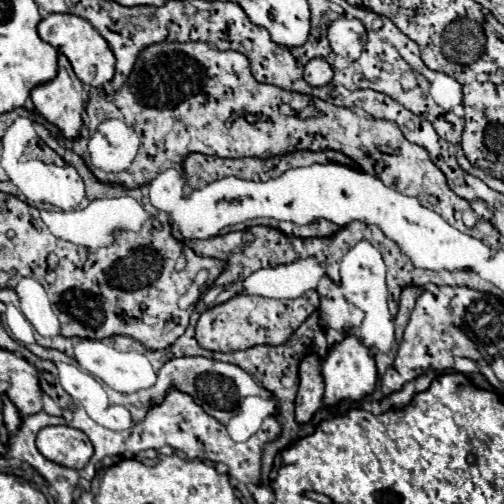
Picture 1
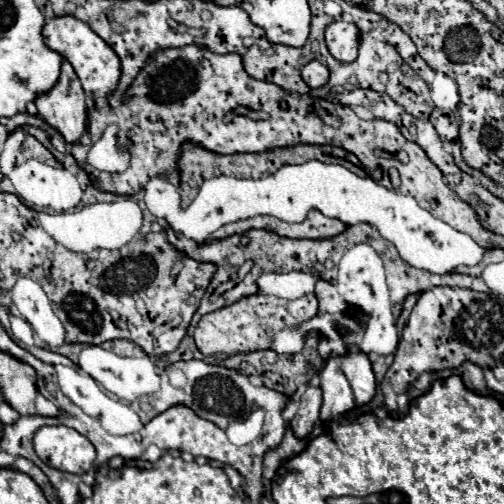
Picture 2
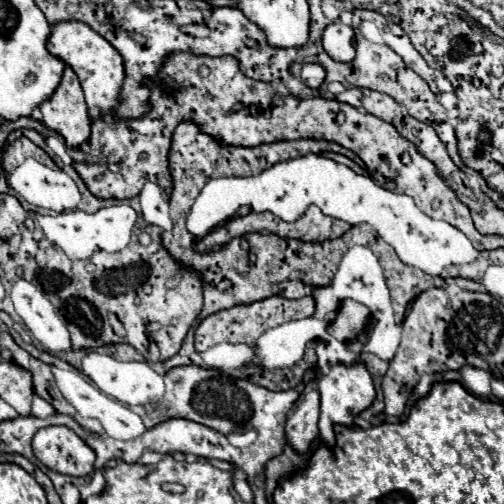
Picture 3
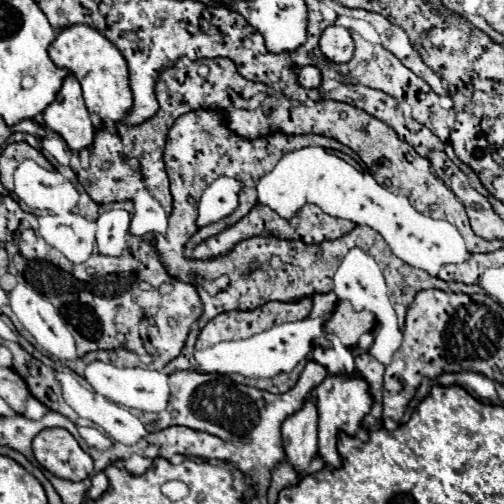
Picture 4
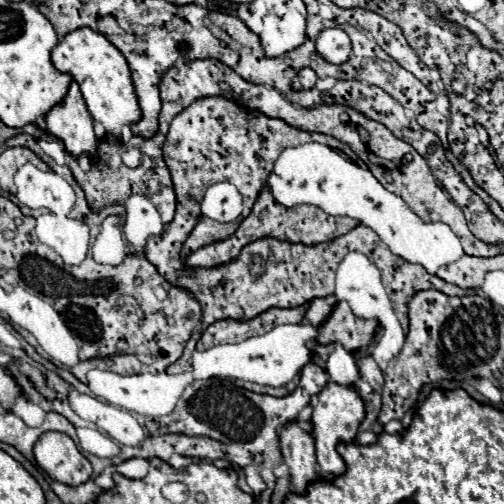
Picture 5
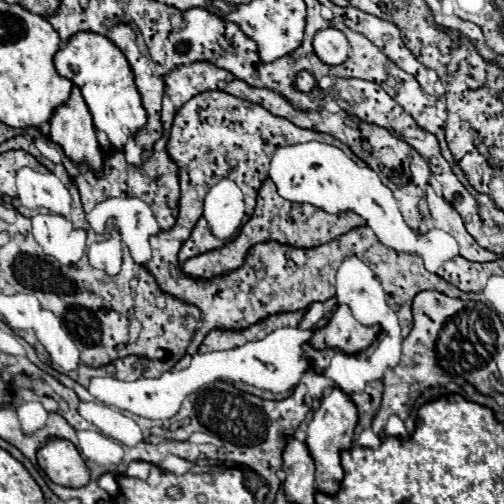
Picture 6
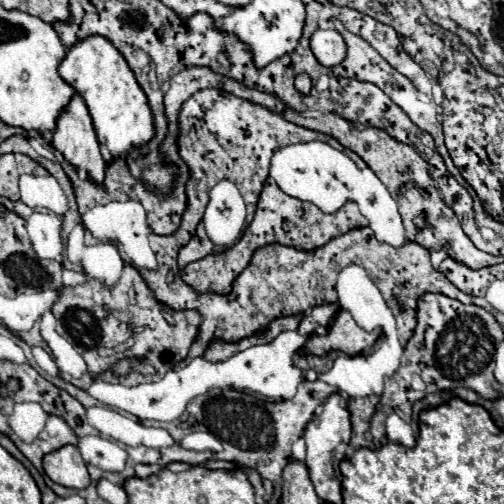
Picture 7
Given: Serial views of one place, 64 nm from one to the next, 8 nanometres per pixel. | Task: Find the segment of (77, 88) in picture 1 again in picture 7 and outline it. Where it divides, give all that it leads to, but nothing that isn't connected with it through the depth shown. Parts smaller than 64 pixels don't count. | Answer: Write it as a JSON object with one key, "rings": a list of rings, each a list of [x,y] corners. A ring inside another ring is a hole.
{"rings":[[[74,94],[68,108],[60,114],[58,124],[56,124],[56,132],[52,138],[52,146],[66,158],[66,162],[70,162],[78,170],[84,170],[90,176],[90,180],[94,180],[96,184],[104,182],[106,162],[100,156],[100,144],[98,144],[96,132],[92,128],[92,118],[88,116],[88,108],[86,108],[84,100],[80,100],[78,94]]]}

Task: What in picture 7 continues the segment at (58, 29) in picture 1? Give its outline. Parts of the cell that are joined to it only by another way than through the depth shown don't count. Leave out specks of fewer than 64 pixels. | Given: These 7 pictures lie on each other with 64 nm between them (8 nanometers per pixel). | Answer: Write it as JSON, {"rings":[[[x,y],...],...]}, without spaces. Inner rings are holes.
{"rings":[[[88,36],[86,40],[74,44],[60,64],[60,76],[84,98],[96,136],[114,158],[126,158],[132,148],[146,146],[154,138],[156,130],[148,98],[138,86],[128,62],[110,40],[102,36]]]}

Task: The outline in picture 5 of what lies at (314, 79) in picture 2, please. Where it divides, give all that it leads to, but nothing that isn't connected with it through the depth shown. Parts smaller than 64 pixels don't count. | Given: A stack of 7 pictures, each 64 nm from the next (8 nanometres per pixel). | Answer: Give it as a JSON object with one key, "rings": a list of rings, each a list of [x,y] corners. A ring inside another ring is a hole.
{"rings":[[[302,68],[300,72],[298,72],[298,84],[304,88],[304,90],[310,90],[310,88],[314,88],[314,84],[316,84],[316,74],[310,70],[310,68]]]}

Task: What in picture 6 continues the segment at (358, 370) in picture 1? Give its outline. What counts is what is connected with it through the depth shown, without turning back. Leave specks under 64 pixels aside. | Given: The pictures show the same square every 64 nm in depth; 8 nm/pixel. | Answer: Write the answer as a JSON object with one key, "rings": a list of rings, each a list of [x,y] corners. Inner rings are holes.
{"rings":[[[332,388],[320,402],[320,408],[314,410],[314,416],[308,424],[308,436],[306,436],[306,446],[308,452],[314,460],[316,466],[316,490],[328,496],[334,496],[340,488],[344,470],[340,466],[340,452],[350,448],[352,442],[352,434],[354,434],[354,426],[358,422],[358,412],[356,406],[352,404],[350,396],[340,392],[340,388]]]}

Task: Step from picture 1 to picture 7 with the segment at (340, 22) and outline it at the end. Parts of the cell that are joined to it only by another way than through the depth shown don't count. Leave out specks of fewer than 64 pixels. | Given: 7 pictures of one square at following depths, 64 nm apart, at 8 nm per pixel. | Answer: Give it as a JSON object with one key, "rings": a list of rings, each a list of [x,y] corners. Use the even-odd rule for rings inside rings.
{"rings":[[[316,30],[310,48],[322,66],[338,66],[346,56],[346,44],[336,30]]]}

